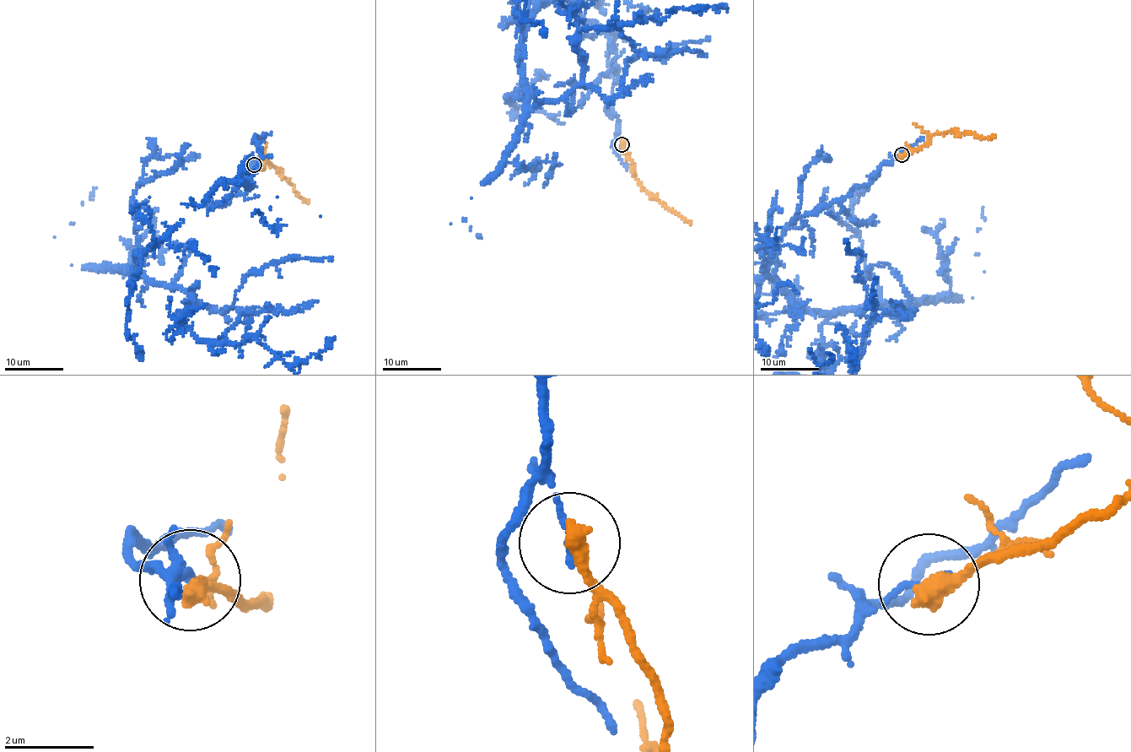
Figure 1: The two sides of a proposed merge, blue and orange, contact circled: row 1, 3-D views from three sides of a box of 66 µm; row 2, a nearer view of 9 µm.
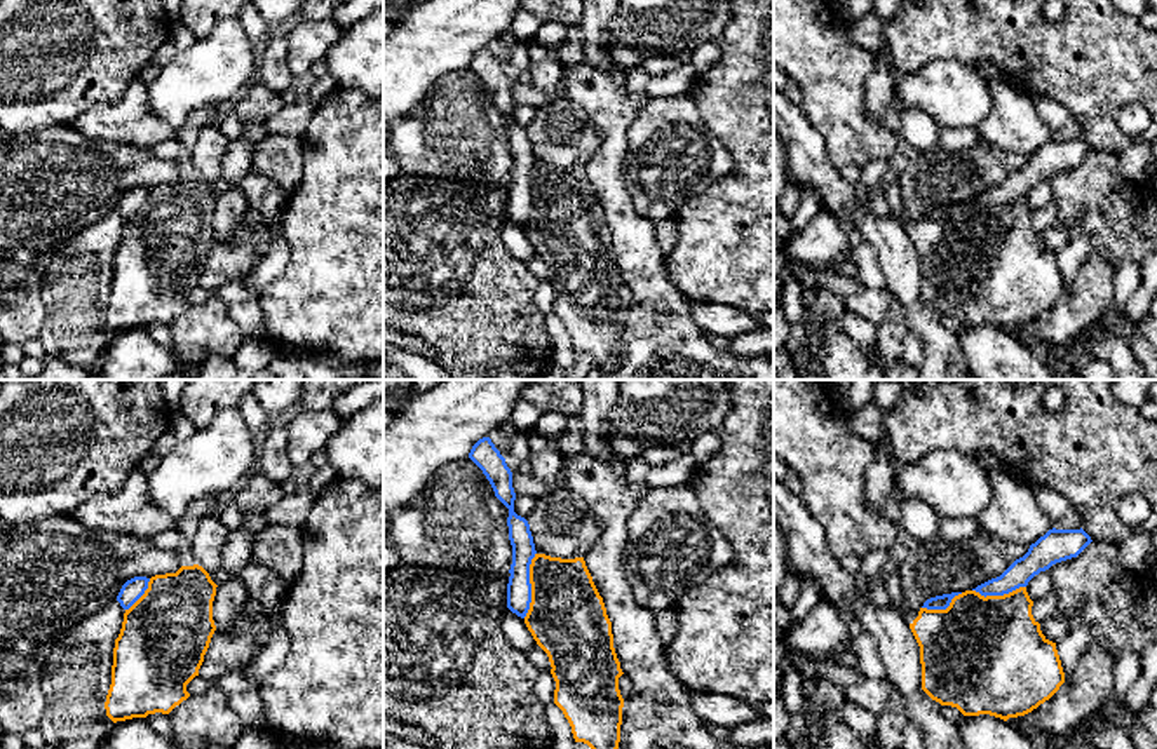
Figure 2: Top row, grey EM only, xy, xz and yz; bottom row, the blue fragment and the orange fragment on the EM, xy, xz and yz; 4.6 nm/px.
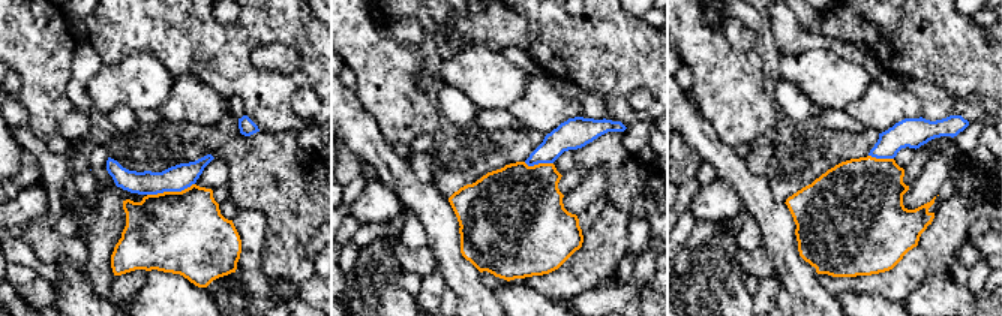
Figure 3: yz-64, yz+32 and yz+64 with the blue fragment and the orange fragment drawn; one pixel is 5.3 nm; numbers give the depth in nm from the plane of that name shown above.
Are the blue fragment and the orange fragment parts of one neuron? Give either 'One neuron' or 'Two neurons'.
Two neurons

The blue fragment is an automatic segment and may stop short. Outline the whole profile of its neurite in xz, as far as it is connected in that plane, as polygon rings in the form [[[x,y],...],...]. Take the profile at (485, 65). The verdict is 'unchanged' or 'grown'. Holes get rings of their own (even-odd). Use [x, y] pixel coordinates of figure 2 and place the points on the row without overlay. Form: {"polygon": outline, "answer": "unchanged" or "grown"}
{"polygon": [[[490,47],[479,49],[472,56],[469,68],[483,80],[495,106],[509,118],[507,136],[512,174],[507,193],[507,218],[524,228],[531,213],[530,174],[537,160],[528,131],[514,122],[512,82]]], "answer": "unchanged"}

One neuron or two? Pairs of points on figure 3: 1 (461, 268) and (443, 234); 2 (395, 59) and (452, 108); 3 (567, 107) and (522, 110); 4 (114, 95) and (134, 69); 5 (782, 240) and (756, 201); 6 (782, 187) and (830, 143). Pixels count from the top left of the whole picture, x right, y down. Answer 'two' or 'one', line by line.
1: one
2: two
3: one
4: one
5: one
6: one

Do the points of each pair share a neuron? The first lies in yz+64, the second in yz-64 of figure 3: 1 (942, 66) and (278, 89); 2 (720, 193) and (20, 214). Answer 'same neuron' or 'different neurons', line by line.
1: same neuron
2: same neuron

